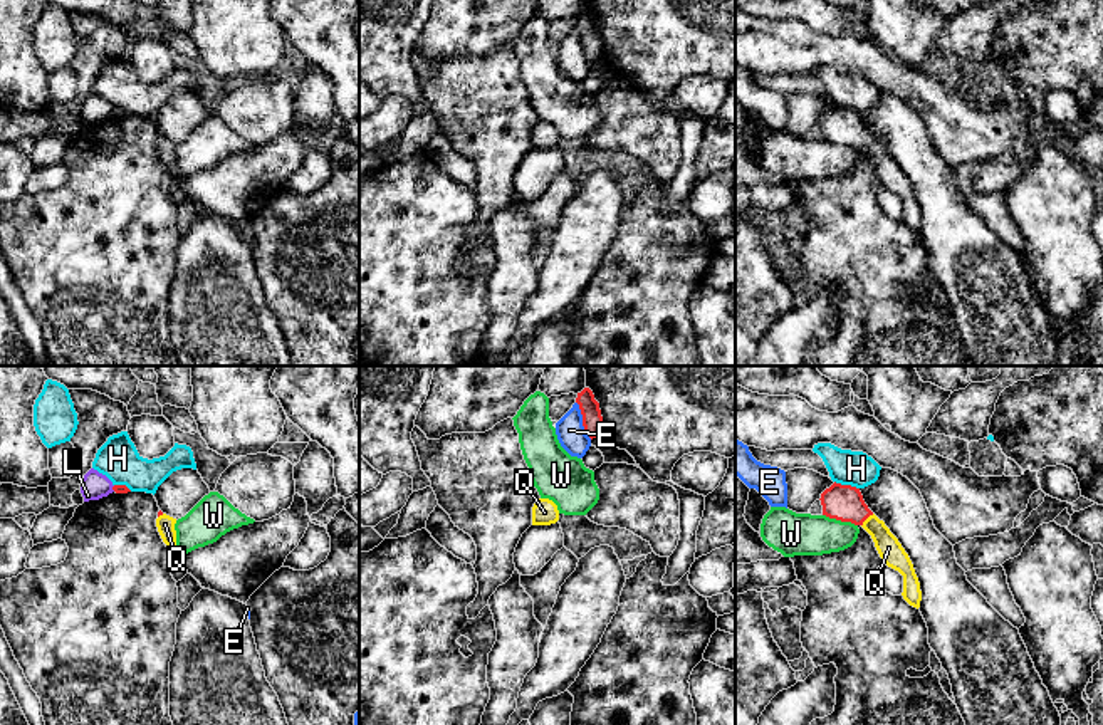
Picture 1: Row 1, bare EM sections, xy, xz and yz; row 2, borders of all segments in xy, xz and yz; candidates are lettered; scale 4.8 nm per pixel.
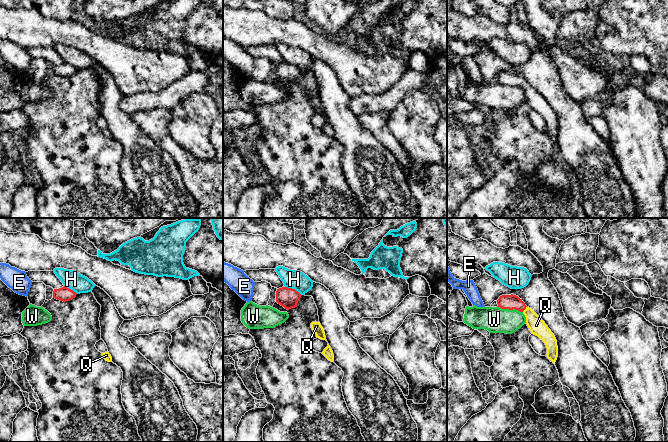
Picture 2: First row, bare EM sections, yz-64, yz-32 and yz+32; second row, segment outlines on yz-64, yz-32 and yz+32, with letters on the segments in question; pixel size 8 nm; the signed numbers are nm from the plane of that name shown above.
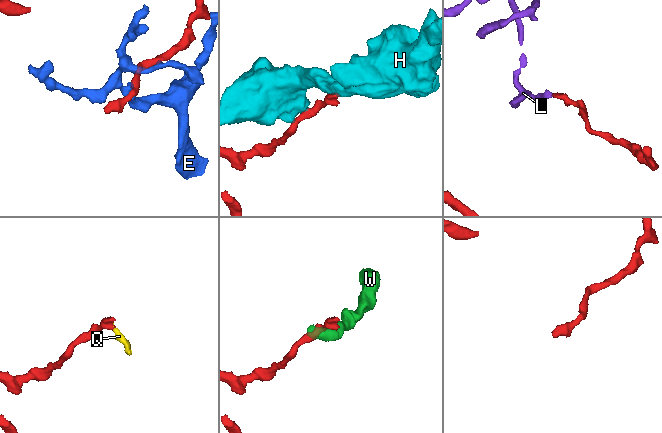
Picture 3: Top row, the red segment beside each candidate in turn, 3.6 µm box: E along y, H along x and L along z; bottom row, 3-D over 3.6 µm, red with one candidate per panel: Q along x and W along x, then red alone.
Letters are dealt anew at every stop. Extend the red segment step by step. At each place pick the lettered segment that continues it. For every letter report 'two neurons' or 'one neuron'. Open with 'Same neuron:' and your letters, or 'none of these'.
Same neuron: Q
E: two neurons
H: two neurons
L: two neurons
Q: one neuron
W: two neurons

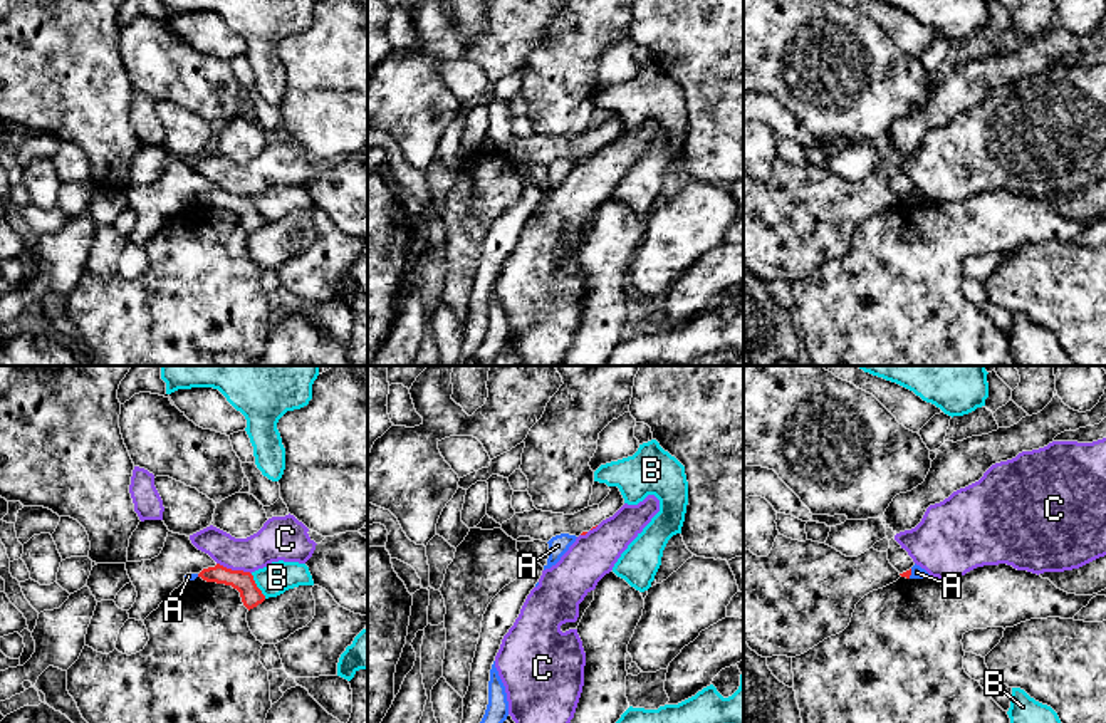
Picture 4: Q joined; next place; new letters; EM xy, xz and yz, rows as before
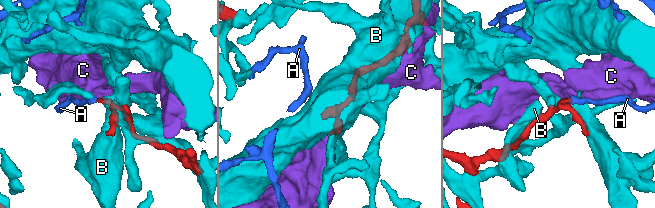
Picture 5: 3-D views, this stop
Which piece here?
Same neuron: none of these
A: two neurons
B: two neurons
C: two neurons

